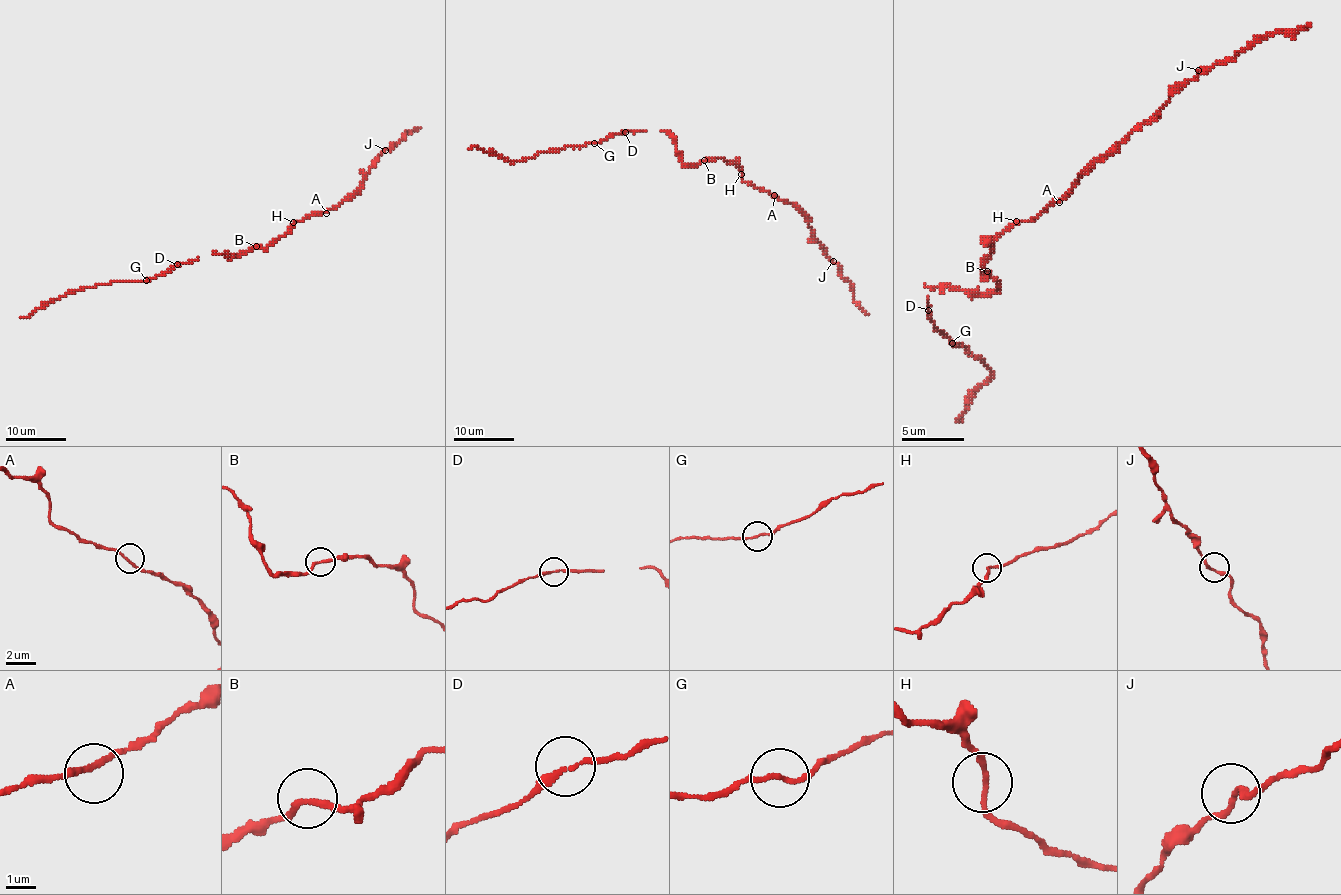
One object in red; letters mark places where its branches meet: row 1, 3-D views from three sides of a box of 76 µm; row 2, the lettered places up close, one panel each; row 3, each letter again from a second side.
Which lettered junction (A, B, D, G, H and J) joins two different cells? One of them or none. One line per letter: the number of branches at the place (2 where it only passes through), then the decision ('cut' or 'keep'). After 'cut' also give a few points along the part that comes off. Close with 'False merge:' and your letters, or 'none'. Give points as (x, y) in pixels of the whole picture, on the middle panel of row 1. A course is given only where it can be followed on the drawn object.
A: 2 | keep
B: 2 | keep
D: 2 | keep
G: 2 | cut | (594, 144), (540, 151), (534, 157), (513, 162), (478, 147), (469, 148)
H: 2 | keep
J: 2 | keep
False merge: G

